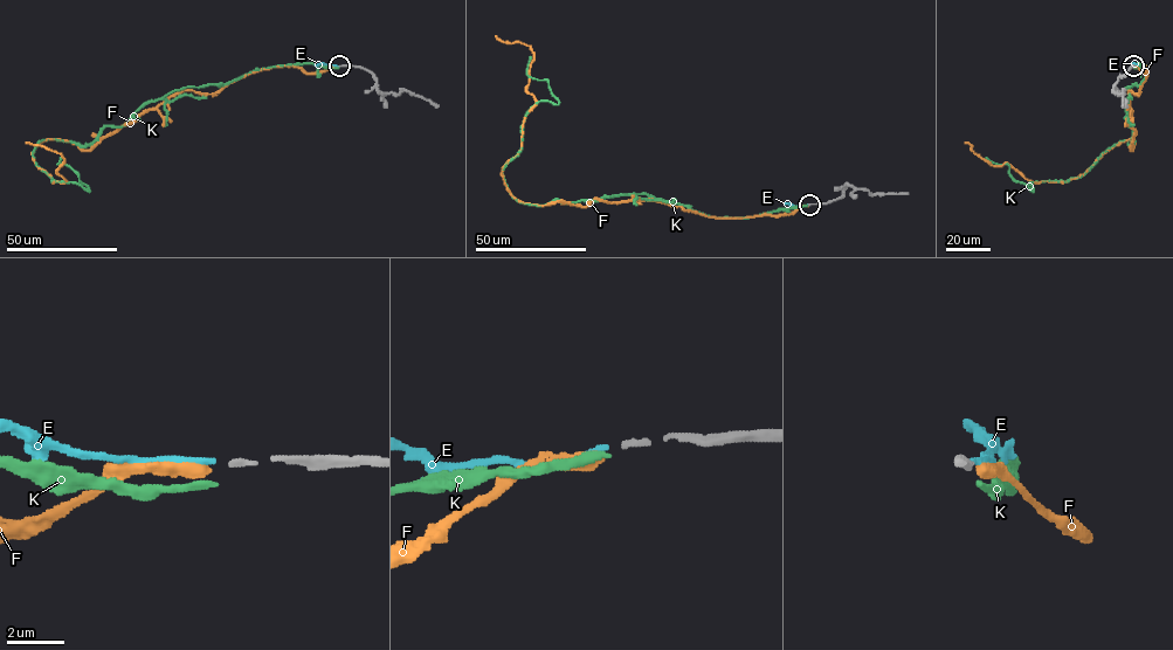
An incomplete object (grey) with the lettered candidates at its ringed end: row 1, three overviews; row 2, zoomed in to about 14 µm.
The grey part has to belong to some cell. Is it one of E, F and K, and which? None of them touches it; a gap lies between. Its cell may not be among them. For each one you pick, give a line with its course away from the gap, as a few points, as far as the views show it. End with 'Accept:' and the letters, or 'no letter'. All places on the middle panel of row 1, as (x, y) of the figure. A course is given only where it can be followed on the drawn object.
E: Its course: (808, 204), (784, 204)
Accept: E

